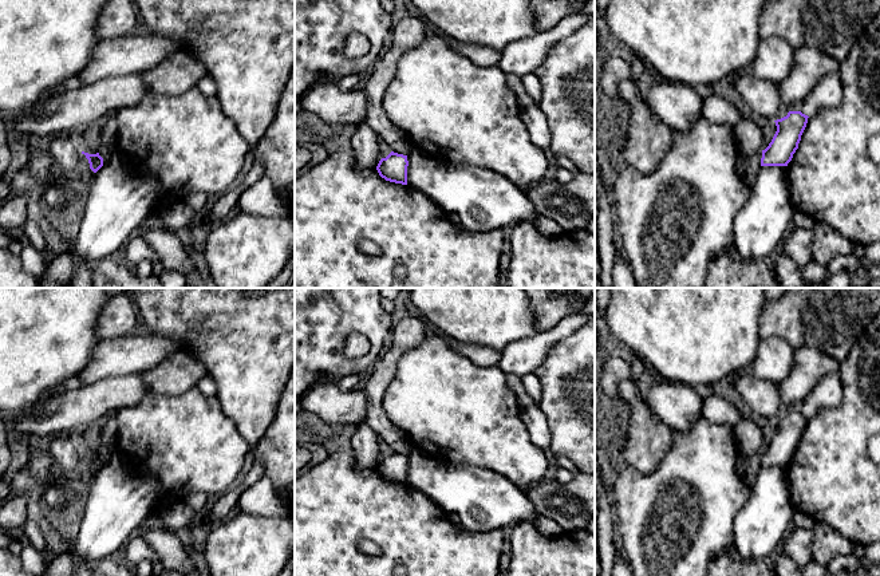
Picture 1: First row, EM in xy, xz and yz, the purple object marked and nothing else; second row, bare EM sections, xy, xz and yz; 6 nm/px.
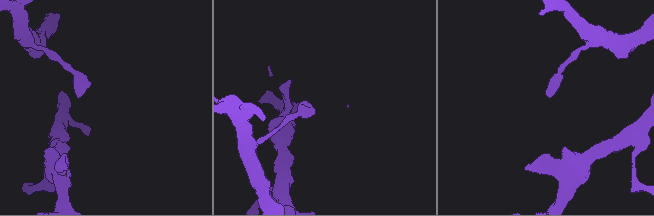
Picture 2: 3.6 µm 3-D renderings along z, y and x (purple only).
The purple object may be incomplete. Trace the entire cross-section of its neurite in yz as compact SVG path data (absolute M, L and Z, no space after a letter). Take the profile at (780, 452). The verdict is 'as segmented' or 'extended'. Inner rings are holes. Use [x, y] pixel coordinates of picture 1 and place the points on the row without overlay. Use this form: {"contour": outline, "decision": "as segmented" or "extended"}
{"contour": "M789 411L786 417L774 421L777 431L762 450L761 466L788 466L798 449L808 418L801 411Z", "decision": "as segmented"}

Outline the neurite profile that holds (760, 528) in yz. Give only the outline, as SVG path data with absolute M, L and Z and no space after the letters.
M761 466L750 488L749 500L734 520L734 541L730 553L742 560L767 560L772 552L781 548L793 526L796 512L786 466Z

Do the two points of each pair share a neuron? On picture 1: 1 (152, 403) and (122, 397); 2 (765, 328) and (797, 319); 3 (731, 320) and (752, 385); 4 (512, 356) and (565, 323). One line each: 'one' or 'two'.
1: two
2: one
3: two
4: one

